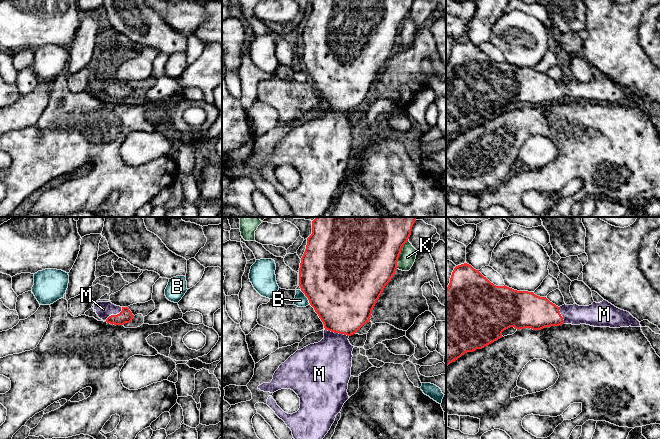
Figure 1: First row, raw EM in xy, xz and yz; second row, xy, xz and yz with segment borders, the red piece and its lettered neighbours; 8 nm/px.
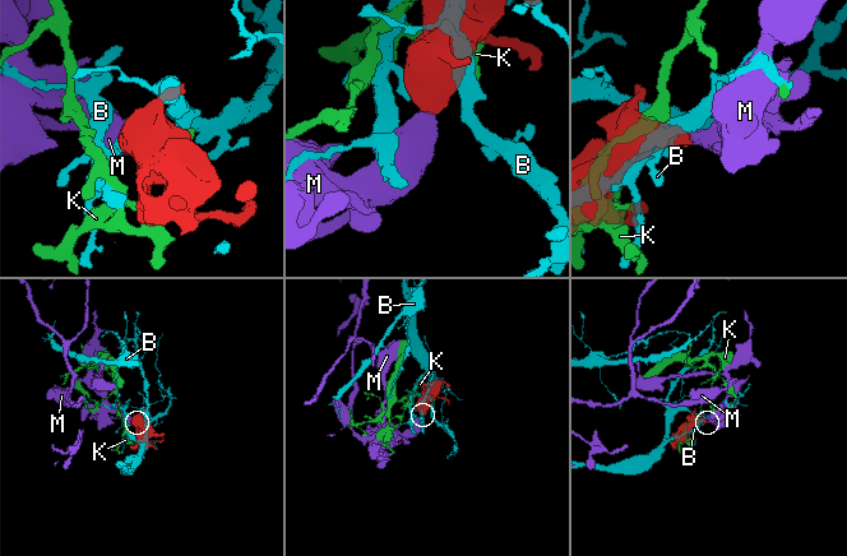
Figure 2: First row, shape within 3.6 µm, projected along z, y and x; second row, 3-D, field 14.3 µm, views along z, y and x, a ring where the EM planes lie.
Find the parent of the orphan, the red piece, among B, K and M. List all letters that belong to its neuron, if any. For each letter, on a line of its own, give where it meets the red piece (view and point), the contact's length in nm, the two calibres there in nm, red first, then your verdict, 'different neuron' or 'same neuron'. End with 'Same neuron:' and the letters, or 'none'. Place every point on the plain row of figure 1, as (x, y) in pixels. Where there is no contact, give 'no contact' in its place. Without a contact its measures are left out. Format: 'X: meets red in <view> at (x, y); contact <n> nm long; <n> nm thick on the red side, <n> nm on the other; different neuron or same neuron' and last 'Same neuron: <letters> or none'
B: meets red in xz at (306, 72); contact 150 nm long; 500 nm thick on the red side, 110 nm on the other; different neuron
K: meets red in xz at (399, 30); contact 260 nm long; 480 nm thick on the red side, 130 nm on the other; different neuron
M: meets red in xz at (337, 108); contact 200 nm long; 460 nm thick on the red side, 360 nm on the other; same neuron
Same neuron: M

